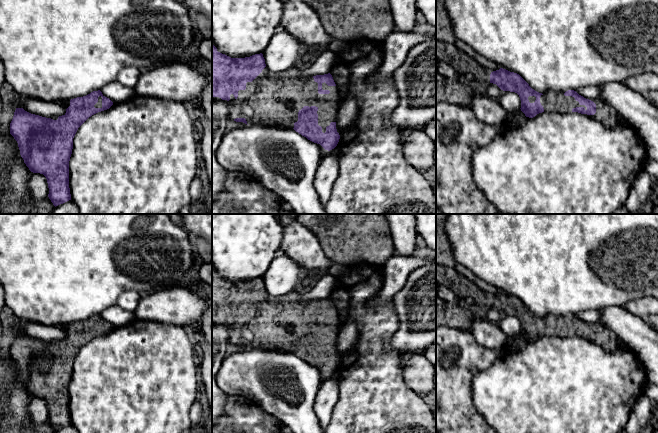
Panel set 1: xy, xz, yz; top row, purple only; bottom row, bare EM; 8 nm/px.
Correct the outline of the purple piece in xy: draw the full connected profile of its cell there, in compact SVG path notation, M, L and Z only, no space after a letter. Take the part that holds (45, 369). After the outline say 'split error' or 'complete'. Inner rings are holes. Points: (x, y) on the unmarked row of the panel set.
M100 314L93 315L83 321L77 321L70 325L62 324L61 326L67 332L66 337L62 340L53 341L51 343L31 338L23 332L16 332L13 343L10 347L10 358L18 367L20 379L23 382L24 387L31 396L40 397L46 401L49 412L48 421L55 431L71 424L69 412L69 385L73 373L73 362L78 352L92 339L107 334L113 329L113 326L105 321Z; split error

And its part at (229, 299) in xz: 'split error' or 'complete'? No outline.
split error

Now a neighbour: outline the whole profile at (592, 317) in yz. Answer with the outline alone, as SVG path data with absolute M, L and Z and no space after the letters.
M586 310L577 313L576 316L584 322L593 325L596 330L603 331L603 328L601 326L600 313L598 310Z

